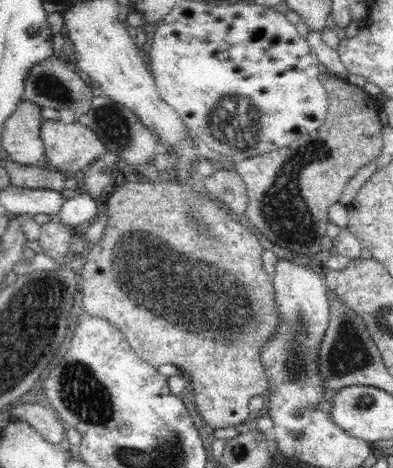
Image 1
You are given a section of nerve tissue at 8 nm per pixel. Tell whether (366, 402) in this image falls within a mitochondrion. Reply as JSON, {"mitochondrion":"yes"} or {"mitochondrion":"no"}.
{"mitochondrion":"yes"}

